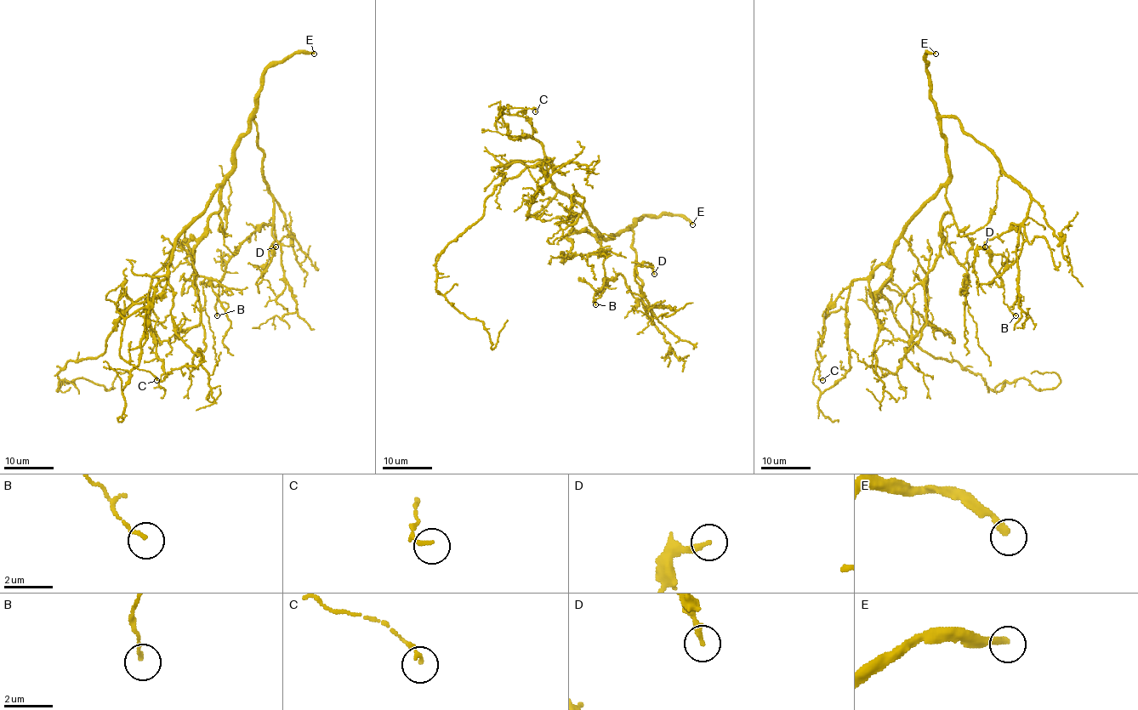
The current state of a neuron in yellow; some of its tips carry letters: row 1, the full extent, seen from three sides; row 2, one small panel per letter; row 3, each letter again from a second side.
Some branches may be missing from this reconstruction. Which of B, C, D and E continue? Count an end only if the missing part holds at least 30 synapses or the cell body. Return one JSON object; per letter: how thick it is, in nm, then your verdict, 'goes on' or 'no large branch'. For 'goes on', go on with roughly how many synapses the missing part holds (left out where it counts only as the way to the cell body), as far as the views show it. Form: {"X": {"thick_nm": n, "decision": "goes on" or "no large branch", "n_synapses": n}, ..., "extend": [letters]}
{"B": {"thick_nm": 140, "decision": "no large branch"}, "C": {"thick_nm": 150, "decision": "no large branch"}, "D": {"thick_nm": 240, "decision": "no large branch"}, "E": {"thick_nm": 280, "decision": "goes on", "n_synapses": 170}, "extend": ["E"]}

